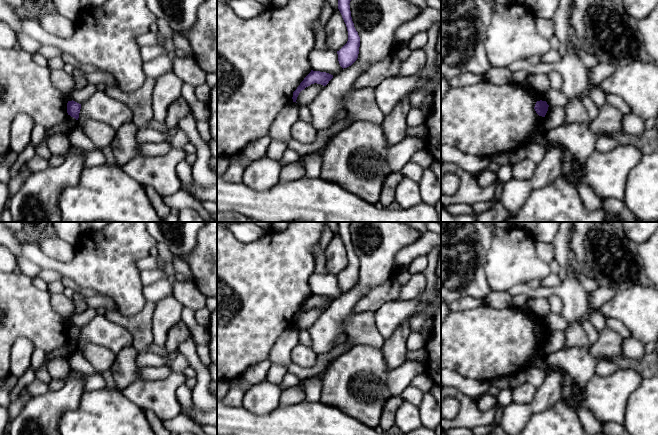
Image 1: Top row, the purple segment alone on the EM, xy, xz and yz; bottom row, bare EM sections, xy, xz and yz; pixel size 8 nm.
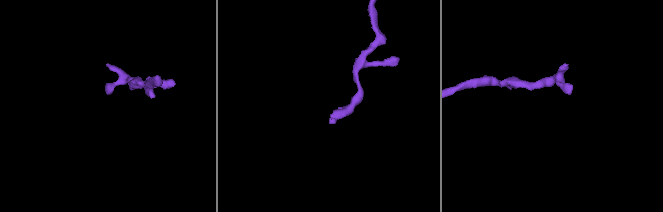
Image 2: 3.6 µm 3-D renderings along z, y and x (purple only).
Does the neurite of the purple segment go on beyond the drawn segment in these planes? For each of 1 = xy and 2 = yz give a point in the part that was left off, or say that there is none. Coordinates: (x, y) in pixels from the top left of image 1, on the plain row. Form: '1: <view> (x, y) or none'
1: none
2: none

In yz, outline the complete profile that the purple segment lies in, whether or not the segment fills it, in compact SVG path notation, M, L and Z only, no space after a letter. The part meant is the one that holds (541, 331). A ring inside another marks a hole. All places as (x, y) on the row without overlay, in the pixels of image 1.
M540 324L536 326L534 333L539 340L545 341L548 331L549 329L546 325Z

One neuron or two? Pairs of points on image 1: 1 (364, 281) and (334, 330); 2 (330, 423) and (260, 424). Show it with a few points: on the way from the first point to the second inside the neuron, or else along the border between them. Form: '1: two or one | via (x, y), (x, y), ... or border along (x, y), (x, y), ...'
1: one | via (356, 293), (334, 318)
2: one | via (313, 423), (277, 424)

